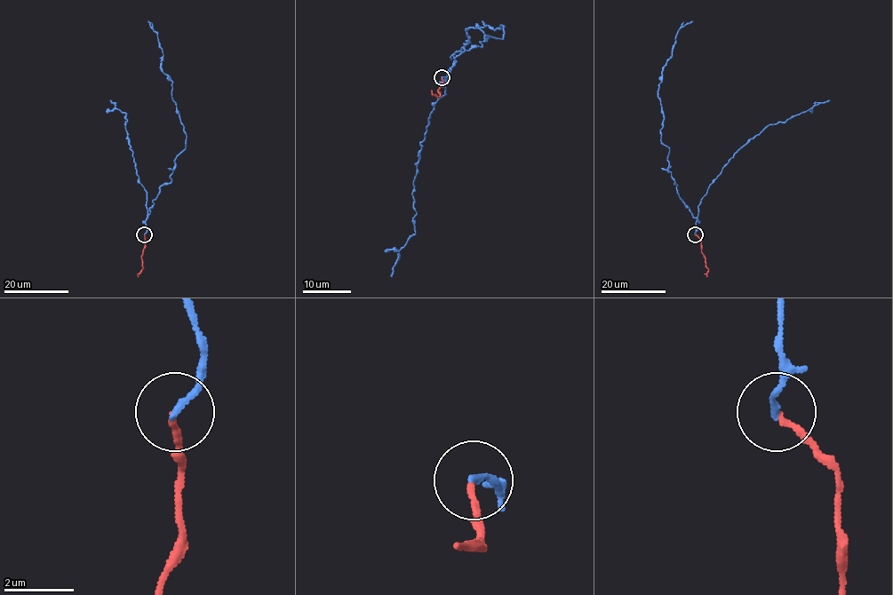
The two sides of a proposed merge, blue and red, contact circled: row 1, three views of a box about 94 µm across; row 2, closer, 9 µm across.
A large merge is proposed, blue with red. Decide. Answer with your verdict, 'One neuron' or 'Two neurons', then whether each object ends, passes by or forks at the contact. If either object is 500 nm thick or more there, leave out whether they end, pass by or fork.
One neuron. At the ring blue ends. At the ring red ends

